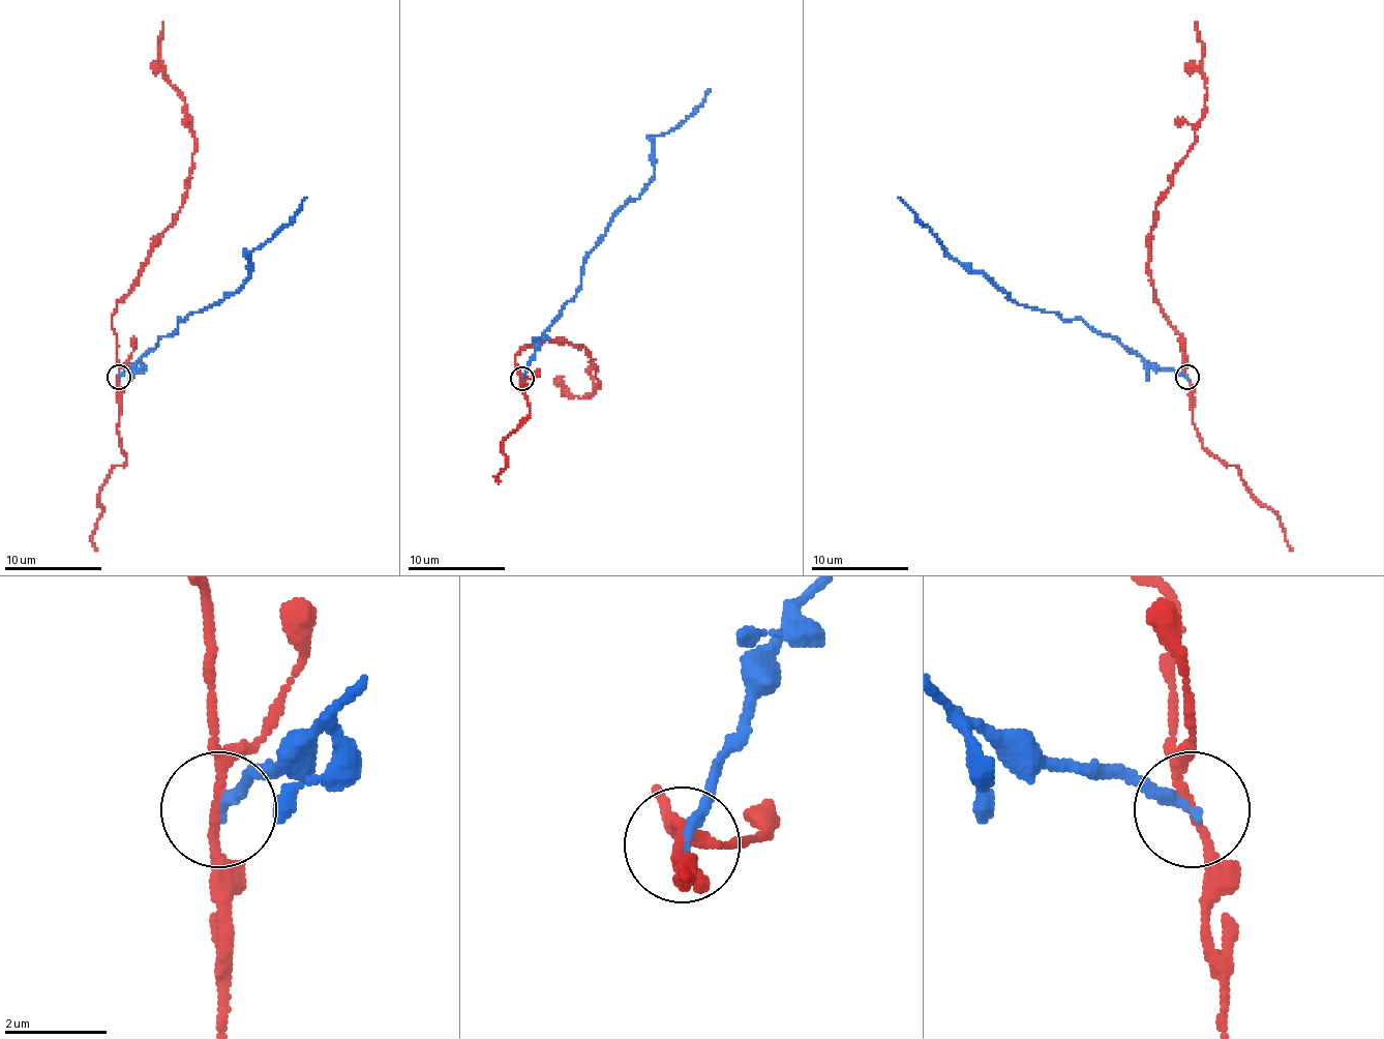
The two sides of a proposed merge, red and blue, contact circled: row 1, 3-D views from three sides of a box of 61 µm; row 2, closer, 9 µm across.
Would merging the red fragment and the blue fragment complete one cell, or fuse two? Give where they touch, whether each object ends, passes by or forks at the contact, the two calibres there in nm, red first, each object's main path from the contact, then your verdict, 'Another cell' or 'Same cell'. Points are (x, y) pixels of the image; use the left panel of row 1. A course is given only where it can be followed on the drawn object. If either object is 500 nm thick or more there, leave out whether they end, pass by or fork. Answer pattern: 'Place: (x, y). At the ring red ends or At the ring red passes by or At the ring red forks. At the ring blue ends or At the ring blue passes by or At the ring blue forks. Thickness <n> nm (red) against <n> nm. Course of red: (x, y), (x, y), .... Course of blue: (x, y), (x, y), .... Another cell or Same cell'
Place: (118, 377). At the ring red passes by. At the ring blue ends. Thickness 170 nm (red) against 200 nm. Course of red: (119, 378), (112, 315), (151, 243), (177, 212), (197, 141), (185, 97), (162, 68), (162, 22). Course of blue: (119, 378), (173, 333), (180, 319), (236, 292), (250, 275), (250, 254), (275, 236), (306, 198). Another cell

